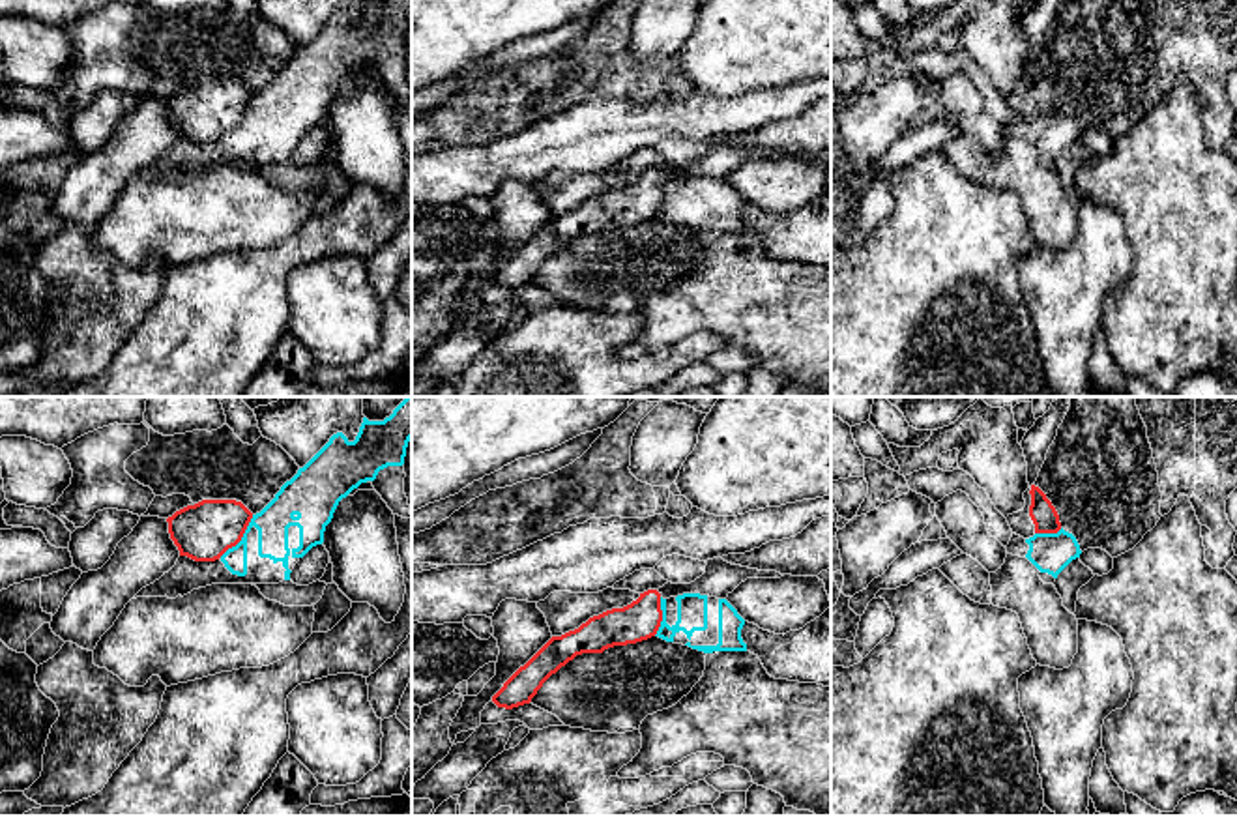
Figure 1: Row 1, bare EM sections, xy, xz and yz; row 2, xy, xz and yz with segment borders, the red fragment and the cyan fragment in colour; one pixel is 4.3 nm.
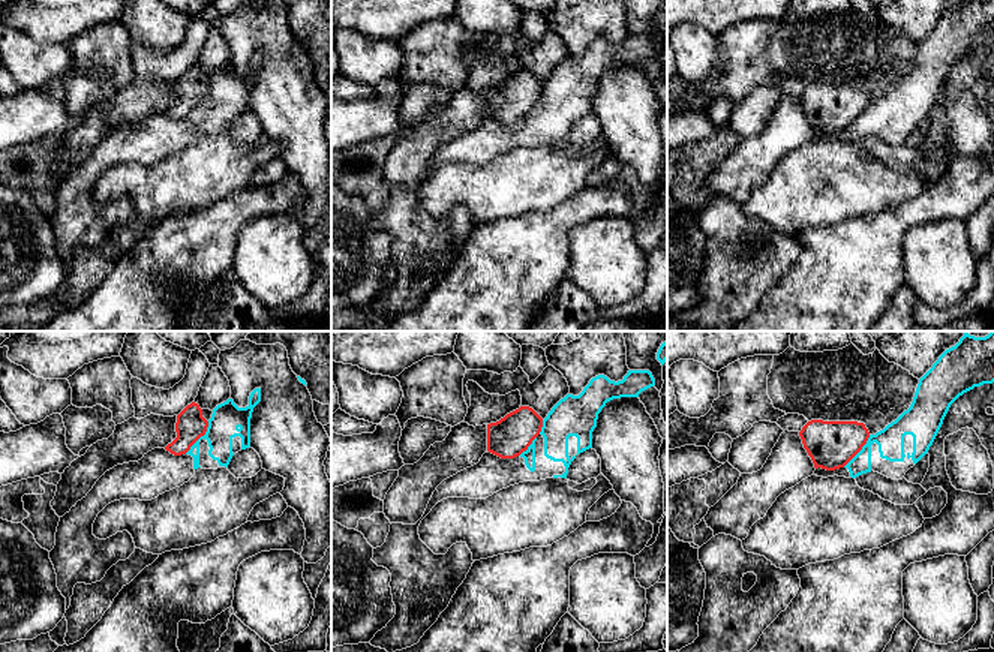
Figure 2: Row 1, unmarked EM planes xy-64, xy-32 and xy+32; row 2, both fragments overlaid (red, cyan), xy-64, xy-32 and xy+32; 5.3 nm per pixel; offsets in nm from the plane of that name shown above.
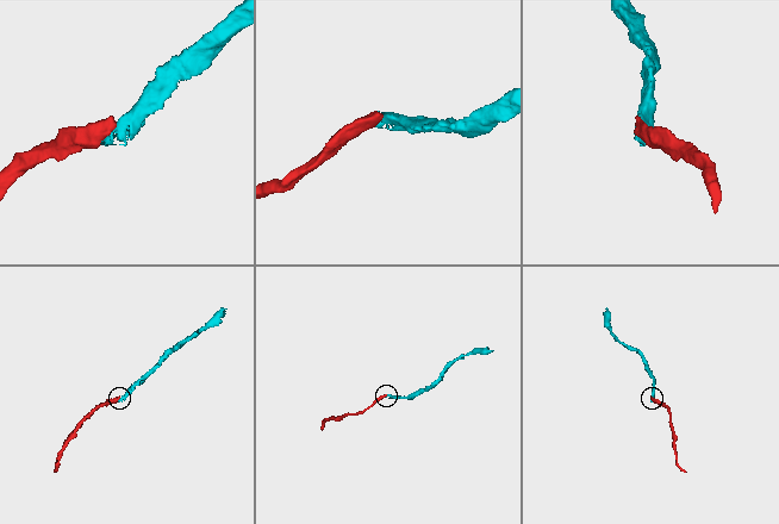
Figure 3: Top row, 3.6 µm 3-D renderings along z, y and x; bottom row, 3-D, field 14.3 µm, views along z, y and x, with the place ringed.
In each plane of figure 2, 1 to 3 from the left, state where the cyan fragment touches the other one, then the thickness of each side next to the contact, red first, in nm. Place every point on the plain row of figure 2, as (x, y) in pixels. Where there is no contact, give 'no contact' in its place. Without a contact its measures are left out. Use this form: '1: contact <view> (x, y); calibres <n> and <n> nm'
1: contact xy-64 (200, 101); calibres 160 and 160 nm
2: contact xy-32 (528, 110); calibres 220 and 60 nm
3: contact xy+32 (858, 116); calibres 260 and 140 nm

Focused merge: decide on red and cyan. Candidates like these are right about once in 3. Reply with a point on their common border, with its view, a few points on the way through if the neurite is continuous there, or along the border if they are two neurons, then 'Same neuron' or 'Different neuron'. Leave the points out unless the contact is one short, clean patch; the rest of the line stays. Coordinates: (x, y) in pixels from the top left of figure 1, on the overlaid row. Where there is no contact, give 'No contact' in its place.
Touches red at xy (242, 536). Boundary: xy (253, 515), (244, 536), (219, 556). Different neuron

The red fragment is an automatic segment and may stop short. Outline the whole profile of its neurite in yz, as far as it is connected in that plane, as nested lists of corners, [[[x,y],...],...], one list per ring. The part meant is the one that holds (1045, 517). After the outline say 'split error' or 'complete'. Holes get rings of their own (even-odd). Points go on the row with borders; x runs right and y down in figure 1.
[[[1031,485],[1024,492],[1026,507],[1007,517],[1012,533],[1029,539],[1035,533],[1057,533],[1061,530],[1059,515],[1046,494]]]; split error

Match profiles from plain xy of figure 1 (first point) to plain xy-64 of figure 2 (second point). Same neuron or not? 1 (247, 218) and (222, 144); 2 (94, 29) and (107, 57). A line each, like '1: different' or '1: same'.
1: same
2: same

